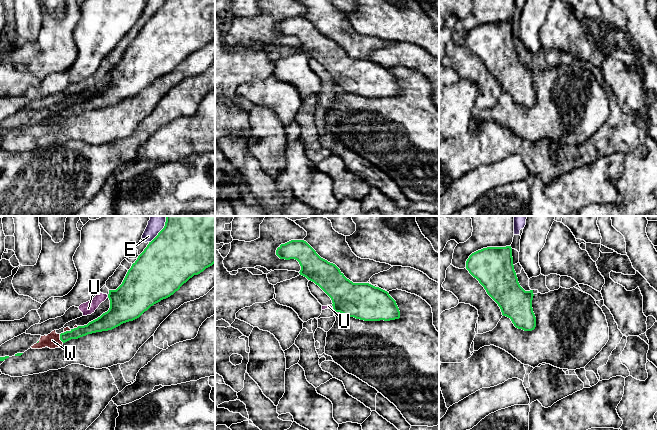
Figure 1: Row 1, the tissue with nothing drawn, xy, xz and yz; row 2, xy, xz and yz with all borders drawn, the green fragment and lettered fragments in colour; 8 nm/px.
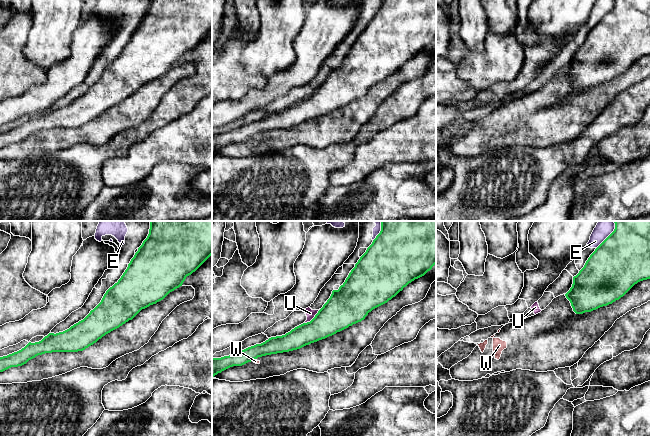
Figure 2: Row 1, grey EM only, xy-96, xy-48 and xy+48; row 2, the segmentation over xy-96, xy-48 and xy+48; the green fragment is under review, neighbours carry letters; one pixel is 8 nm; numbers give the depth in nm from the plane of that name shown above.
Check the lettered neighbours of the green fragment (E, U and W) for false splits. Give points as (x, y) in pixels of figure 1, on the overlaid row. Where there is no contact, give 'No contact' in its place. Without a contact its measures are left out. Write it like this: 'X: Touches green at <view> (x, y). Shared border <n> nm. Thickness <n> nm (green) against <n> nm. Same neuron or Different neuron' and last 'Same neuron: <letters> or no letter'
E: Touches green at xy (162, 229). Shared border 260 nm. Thickness 500 nm (green) against 130 nm. Different neuron
U: Touches green at xz (333, 307). Shared border 40 nm. Thickness 300 nm (green) against 30 nm. Different neuron
W: Touches green at xy (60, 338). Shared border 80 nm. Thickness 90 nm (green) against 120 nm. Different neuron
Same neuron: no letter

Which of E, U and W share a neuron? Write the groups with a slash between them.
E U / W

